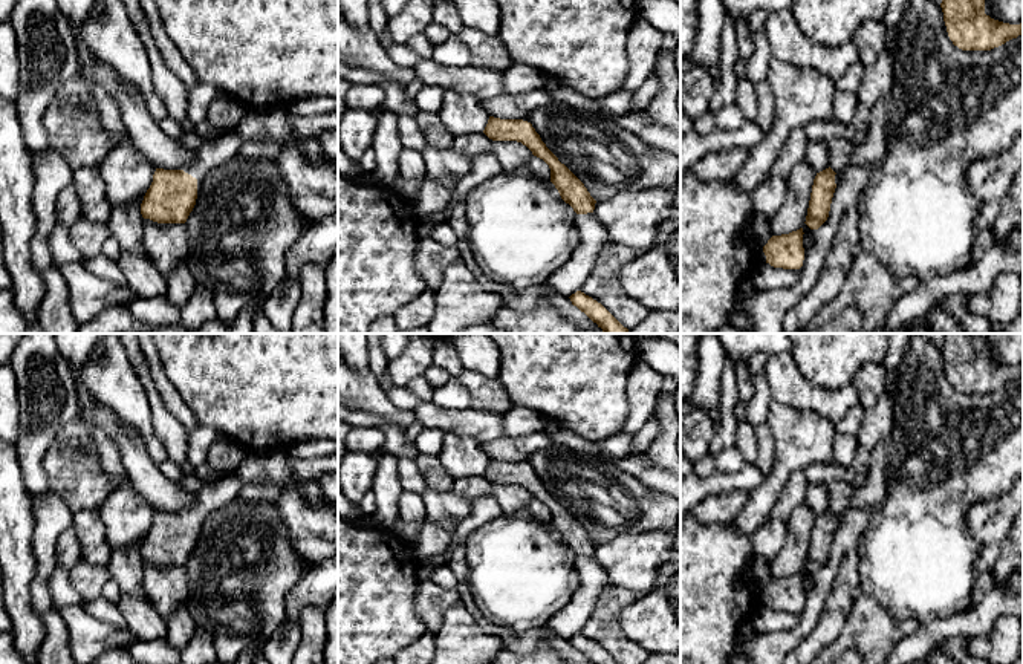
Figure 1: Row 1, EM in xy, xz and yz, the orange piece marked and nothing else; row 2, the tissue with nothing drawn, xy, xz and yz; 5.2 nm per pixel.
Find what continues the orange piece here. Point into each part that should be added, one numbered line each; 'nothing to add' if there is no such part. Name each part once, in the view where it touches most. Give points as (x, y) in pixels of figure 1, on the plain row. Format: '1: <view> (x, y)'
1: xy (279, 467)

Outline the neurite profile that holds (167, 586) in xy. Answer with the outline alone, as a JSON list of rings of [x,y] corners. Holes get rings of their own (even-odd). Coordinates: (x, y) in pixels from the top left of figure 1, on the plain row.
[[[142,561],[144,589],[158,614],[168,620],[188,597],[185,566],[158,566]]]

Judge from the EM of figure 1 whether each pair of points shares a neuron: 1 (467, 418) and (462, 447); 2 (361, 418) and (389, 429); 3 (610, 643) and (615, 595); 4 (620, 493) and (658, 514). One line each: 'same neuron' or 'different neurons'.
1: different neurons
2: same neuron
3: same neuron
4: same neuron

